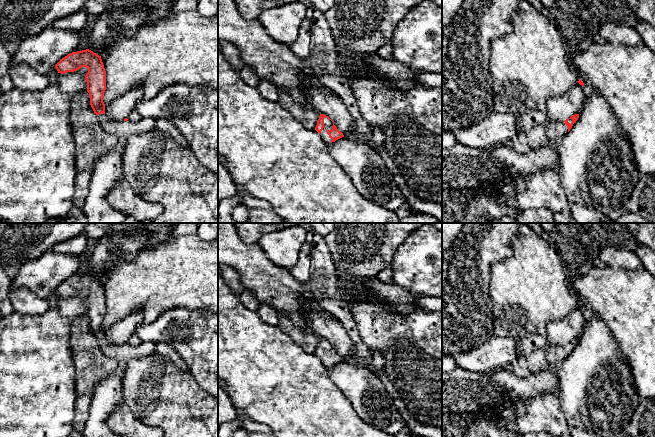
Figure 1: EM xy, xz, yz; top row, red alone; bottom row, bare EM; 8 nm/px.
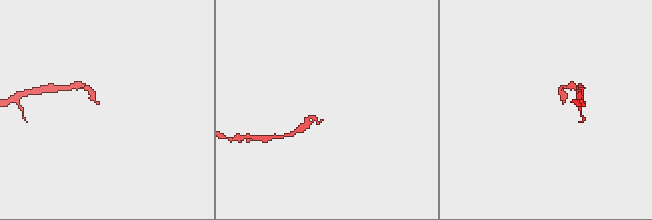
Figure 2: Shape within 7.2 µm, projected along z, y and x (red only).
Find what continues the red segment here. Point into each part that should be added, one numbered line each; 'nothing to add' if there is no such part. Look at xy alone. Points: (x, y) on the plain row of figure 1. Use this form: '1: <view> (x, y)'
1: xy (123, 354)

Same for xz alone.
1: xz (328, 348)

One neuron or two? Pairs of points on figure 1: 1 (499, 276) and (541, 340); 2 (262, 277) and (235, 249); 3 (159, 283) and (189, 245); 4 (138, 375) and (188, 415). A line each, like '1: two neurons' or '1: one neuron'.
1: two neurons
2: one neuron
3: one neuron
4: one neuron

